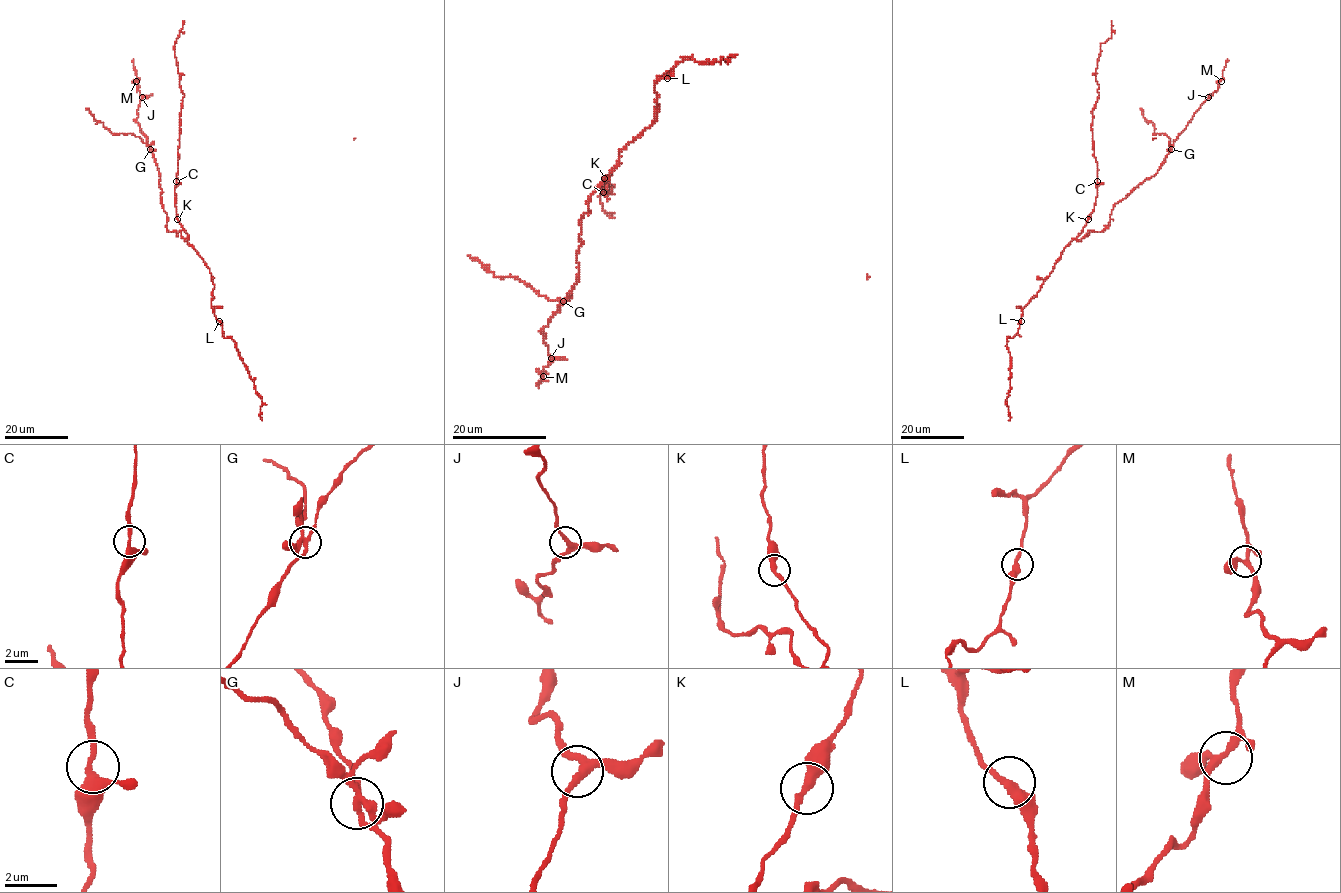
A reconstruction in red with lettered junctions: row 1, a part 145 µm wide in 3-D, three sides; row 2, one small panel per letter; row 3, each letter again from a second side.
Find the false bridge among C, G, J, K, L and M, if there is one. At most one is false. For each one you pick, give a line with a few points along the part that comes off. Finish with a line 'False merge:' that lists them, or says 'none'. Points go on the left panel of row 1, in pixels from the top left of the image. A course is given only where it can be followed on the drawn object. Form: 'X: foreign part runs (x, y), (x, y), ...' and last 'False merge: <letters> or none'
G: foreign part runs (150, 150), (139, 137), (112, 134), (86, 108)
False merge: G

